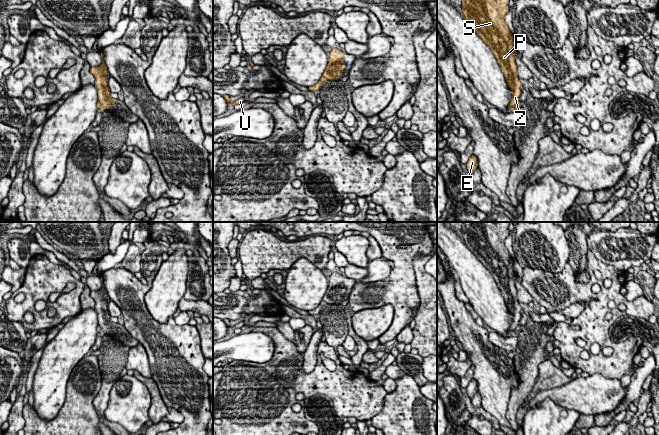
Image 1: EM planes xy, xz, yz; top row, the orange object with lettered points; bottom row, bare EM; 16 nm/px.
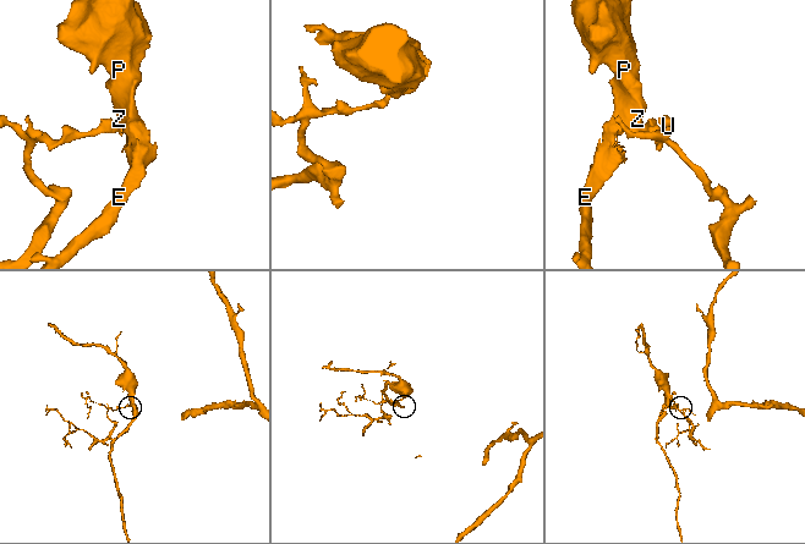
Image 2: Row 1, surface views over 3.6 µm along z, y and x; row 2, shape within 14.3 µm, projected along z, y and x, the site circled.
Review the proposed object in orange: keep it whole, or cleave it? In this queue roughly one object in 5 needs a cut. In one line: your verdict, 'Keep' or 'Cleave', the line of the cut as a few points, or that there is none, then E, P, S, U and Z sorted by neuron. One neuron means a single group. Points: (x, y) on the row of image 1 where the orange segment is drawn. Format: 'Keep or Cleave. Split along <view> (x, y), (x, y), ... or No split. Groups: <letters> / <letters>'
Cleave. Split along xz (322, 76), (327, 79). Groups: E P S Z / U

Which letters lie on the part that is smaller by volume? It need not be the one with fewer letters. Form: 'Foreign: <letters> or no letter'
Foreign: U

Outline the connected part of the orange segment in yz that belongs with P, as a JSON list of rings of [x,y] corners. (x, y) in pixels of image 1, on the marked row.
[[[463,0],[463,17],[490,48],[513,91],[509,108],[514,112],[522,84],[517,76],[513,35],[505,22],[509,0]]]

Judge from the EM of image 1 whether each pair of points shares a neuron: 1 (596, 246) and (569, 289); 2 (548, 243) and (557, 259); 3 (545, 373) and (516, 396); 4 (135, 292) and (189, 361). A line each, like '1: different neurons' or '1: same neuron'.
1: different neurons
2: same neuron
3: different neurons
4: same neuron

